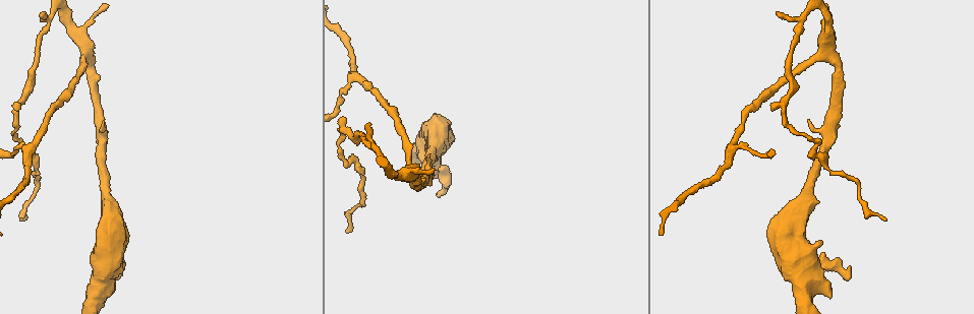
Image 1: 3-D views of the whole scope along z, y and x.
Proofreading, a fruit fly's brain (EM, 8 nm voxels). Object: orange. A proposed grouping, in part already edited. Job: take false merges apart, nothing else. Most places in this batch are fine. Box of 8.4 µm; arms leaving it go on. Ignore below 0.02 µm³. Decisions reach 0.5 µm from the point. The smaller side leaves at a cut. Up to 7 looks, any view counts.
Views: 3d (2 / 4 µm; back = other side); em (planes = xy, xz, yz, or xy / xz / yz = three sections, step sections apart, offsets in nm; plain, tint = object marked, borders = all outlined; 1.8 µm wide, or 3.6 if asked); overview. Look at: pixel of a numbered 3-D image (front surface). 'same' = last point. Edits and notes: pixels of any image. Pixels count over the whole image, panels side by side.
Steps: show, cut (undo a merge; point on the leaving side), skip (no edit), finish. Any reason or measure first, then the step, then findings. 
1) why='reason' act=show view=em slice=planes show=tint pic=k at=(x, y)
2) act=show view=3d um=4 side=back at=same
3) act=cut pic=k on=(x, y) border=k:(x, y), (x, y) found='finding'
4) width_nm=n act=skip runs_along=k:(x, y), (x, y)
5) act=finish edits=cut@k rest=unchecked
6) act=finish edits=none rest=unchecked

why='thick turns thin' act=show view=3d um=4 pic=1 at=(106, 279)

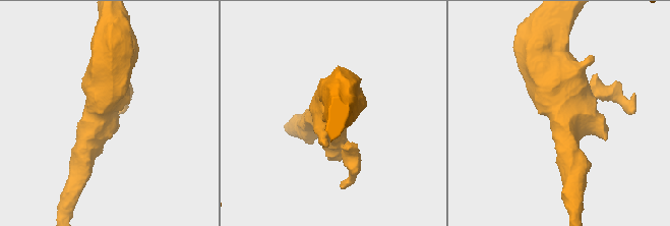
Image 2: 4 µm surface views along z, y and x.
why='need the tissue' act=show view=em um=3.6 slice=planes show=plain pic=2 at=(568, 108)

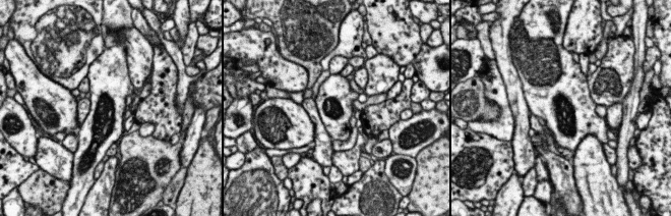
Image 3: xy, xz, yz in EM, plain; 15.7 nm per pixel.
why='what lies round it' act=show view=em um=3.6 slice=planes show=borders at=same

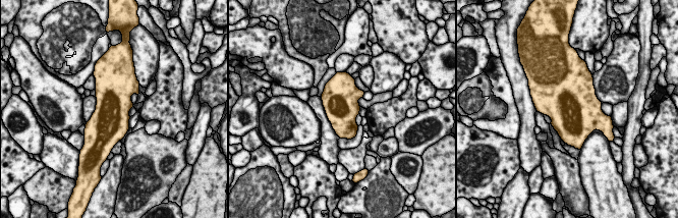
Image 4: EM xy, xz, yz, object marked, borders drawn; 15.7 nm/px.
act=skip found='continuous, no second cell'

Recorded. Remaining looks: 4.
why='sharp bend' act=show view=3d um=4 side=back pic=1 at=(781, 110)

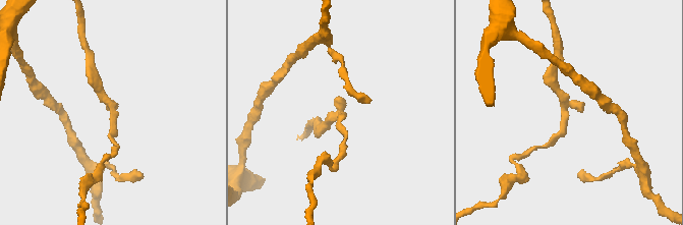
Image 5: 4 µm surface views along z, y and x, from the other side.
act=show view=em slice=planes show=tint pic=5 at=(114, 113)

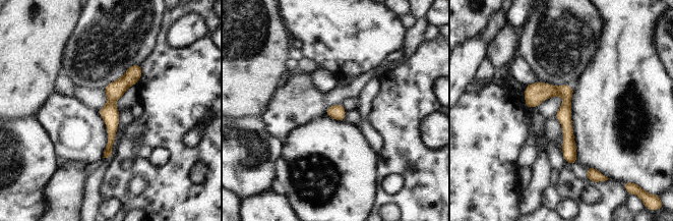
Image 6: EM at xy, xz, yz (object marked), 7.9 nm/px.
act=skip runs_along=6:(137, 67), (112, 96), (106, 154) found='all the same cell'

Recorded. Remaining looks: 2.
act=finish edits=none rest=unchecked

